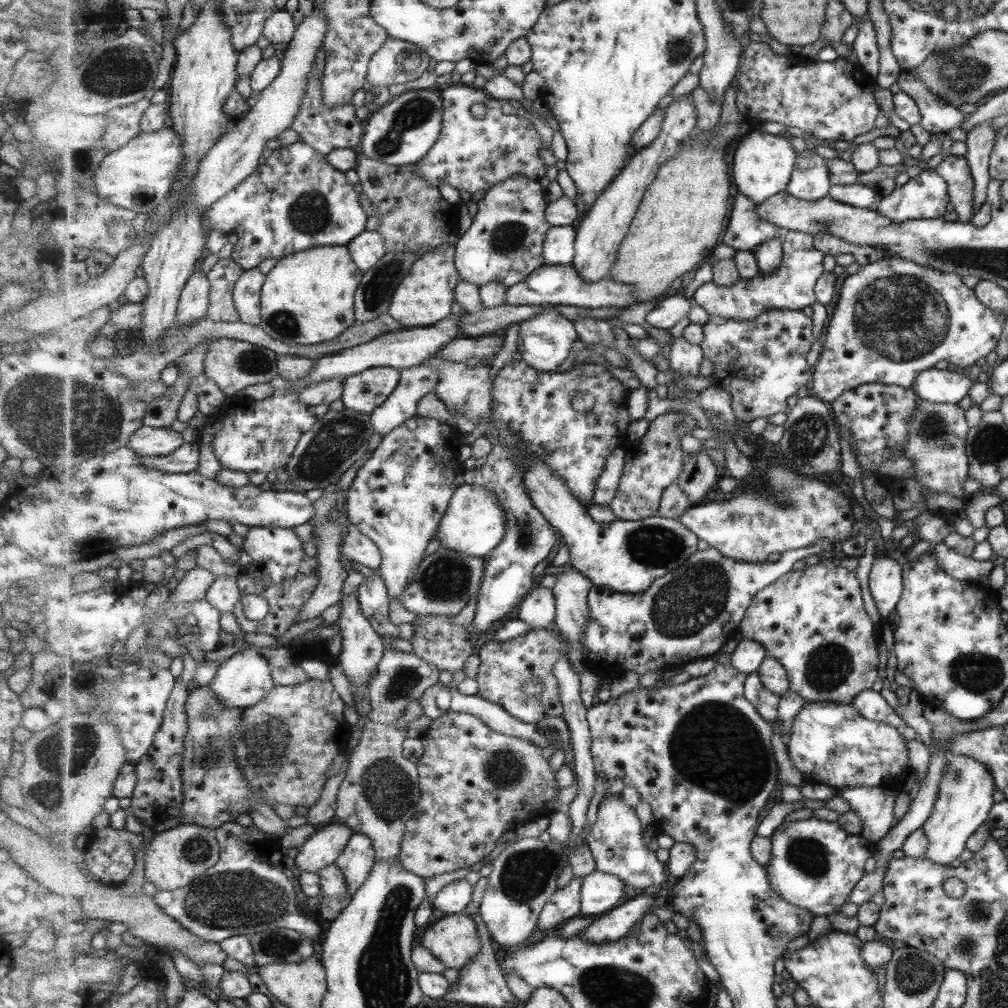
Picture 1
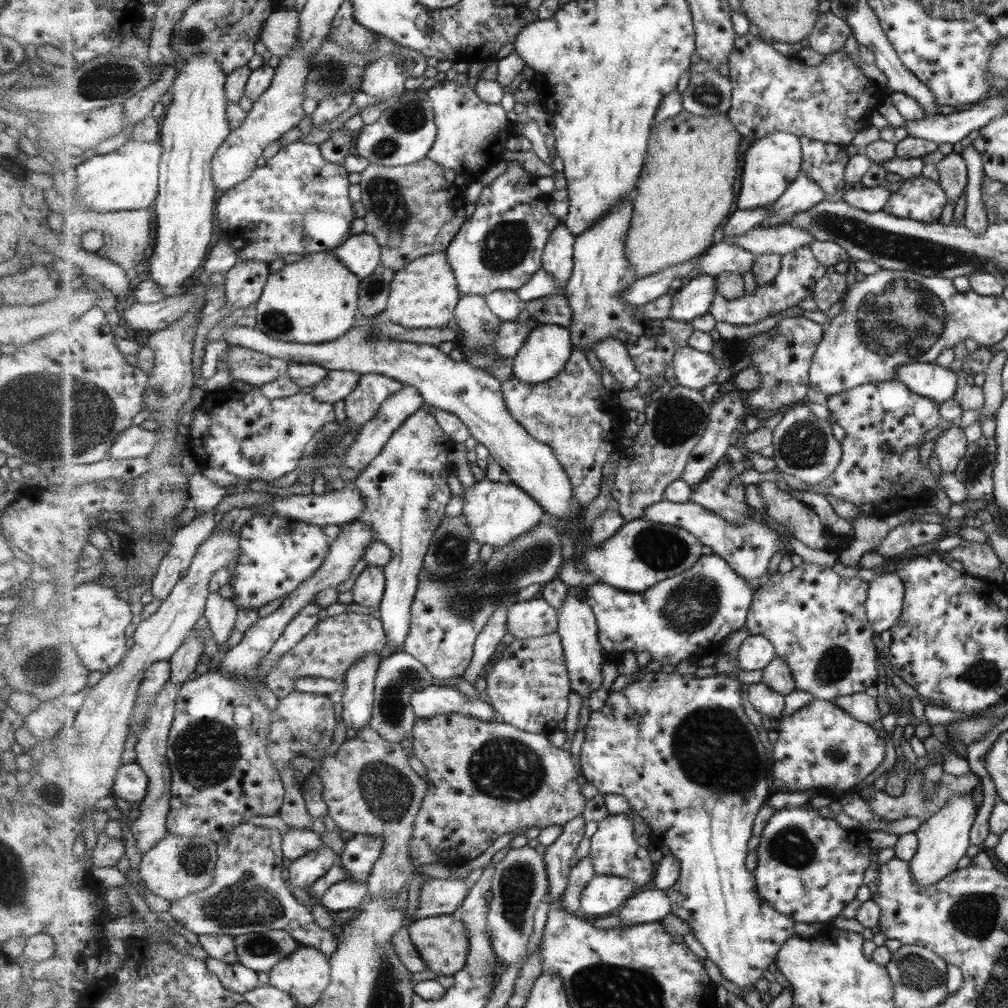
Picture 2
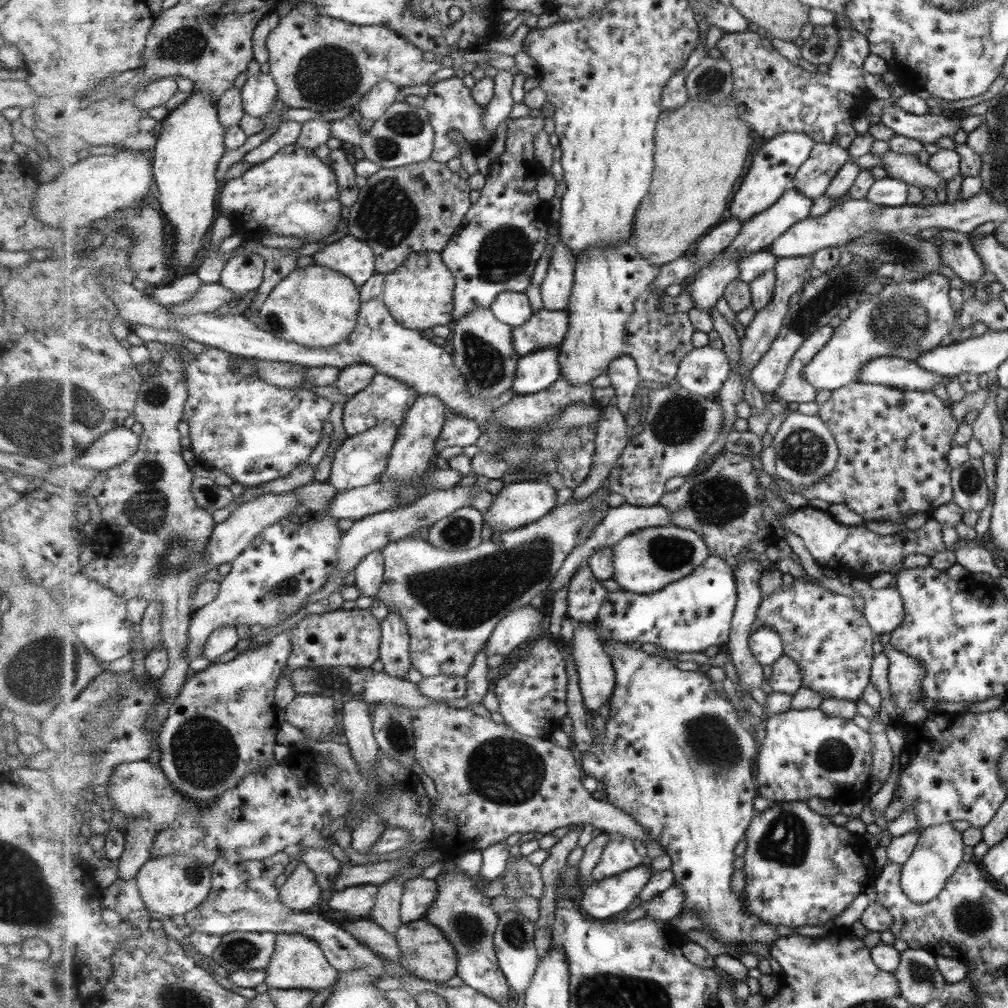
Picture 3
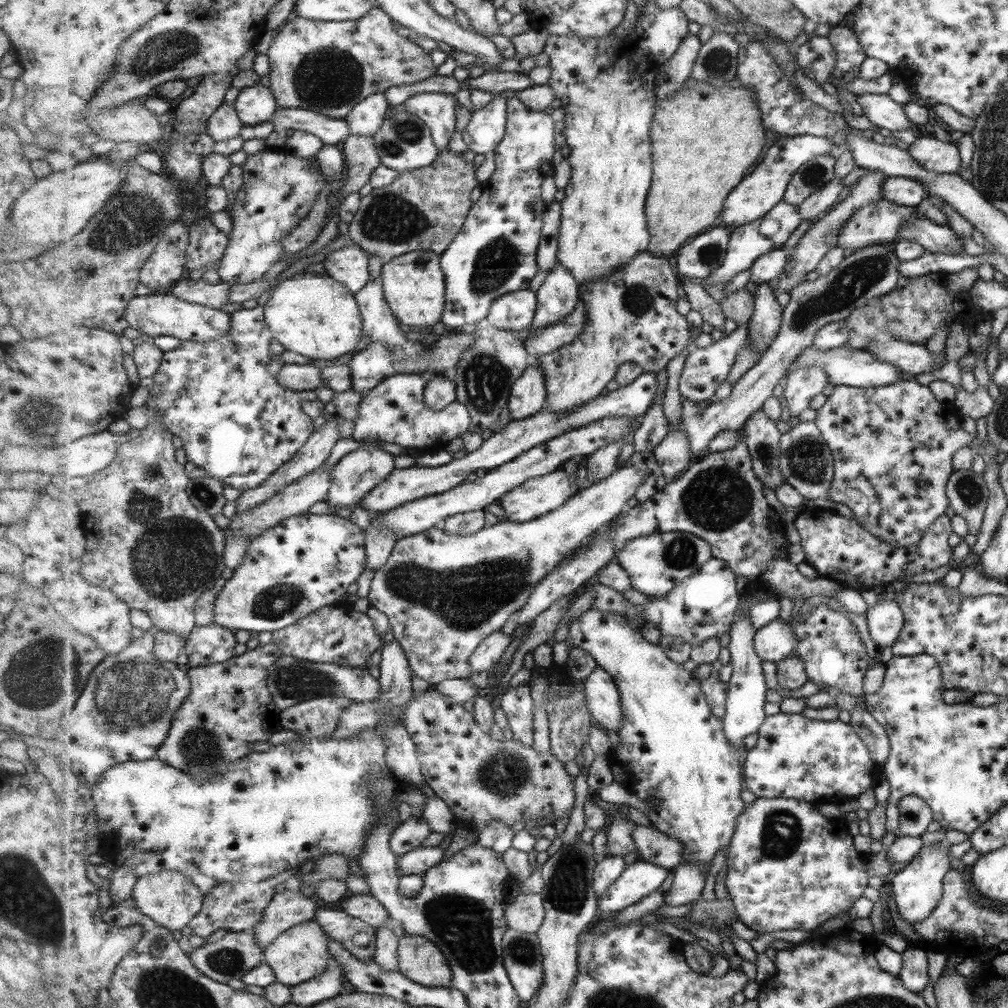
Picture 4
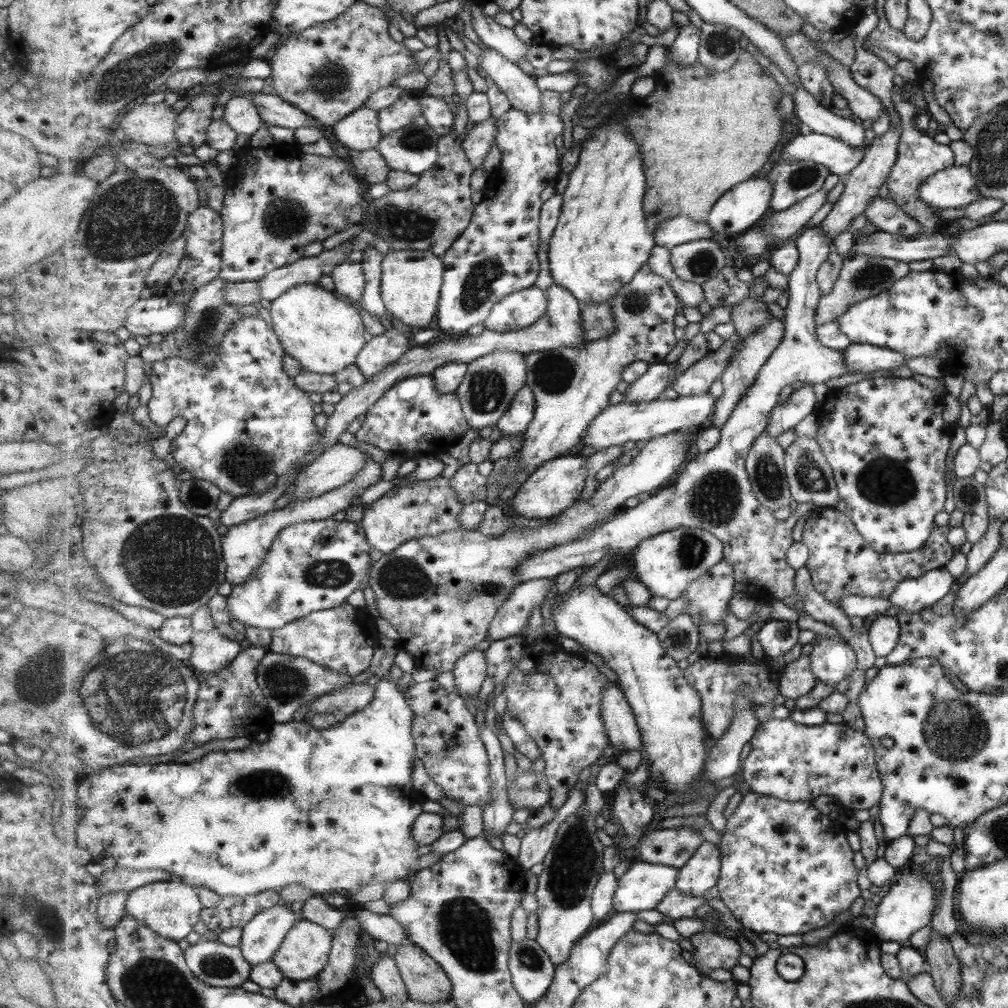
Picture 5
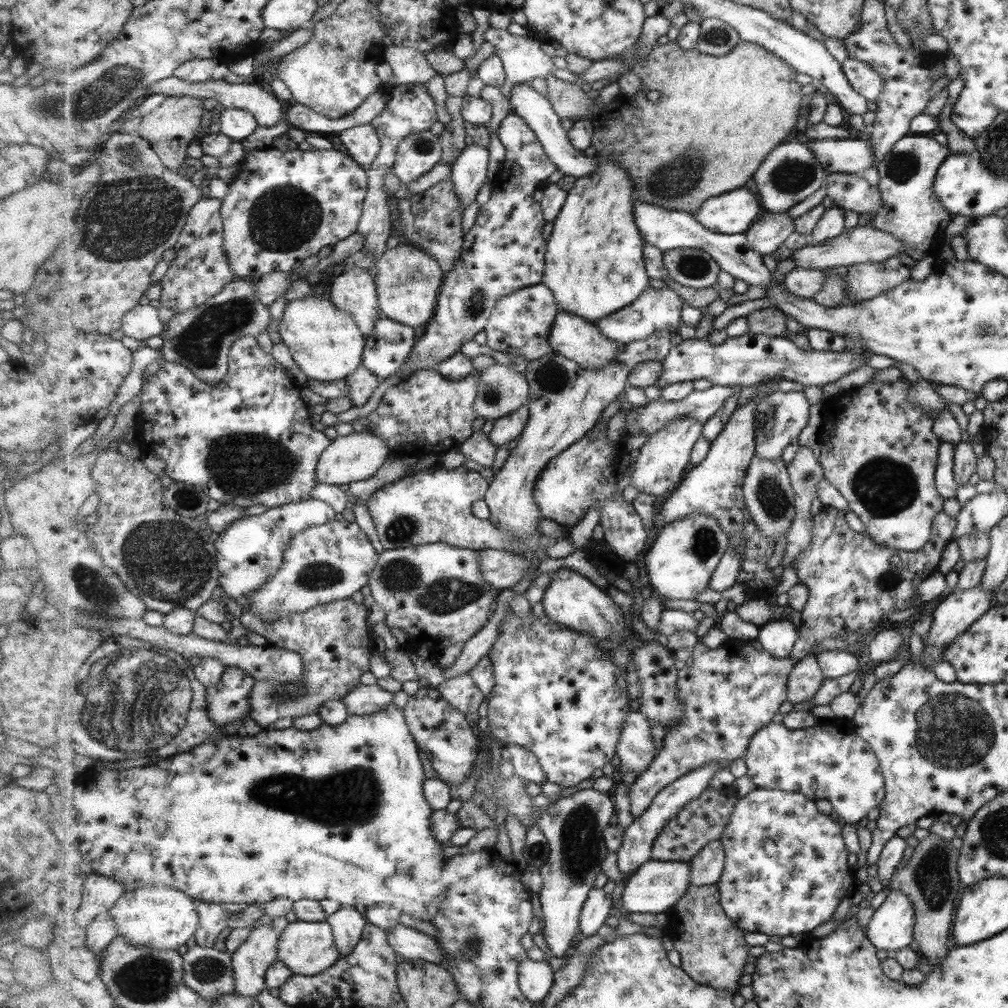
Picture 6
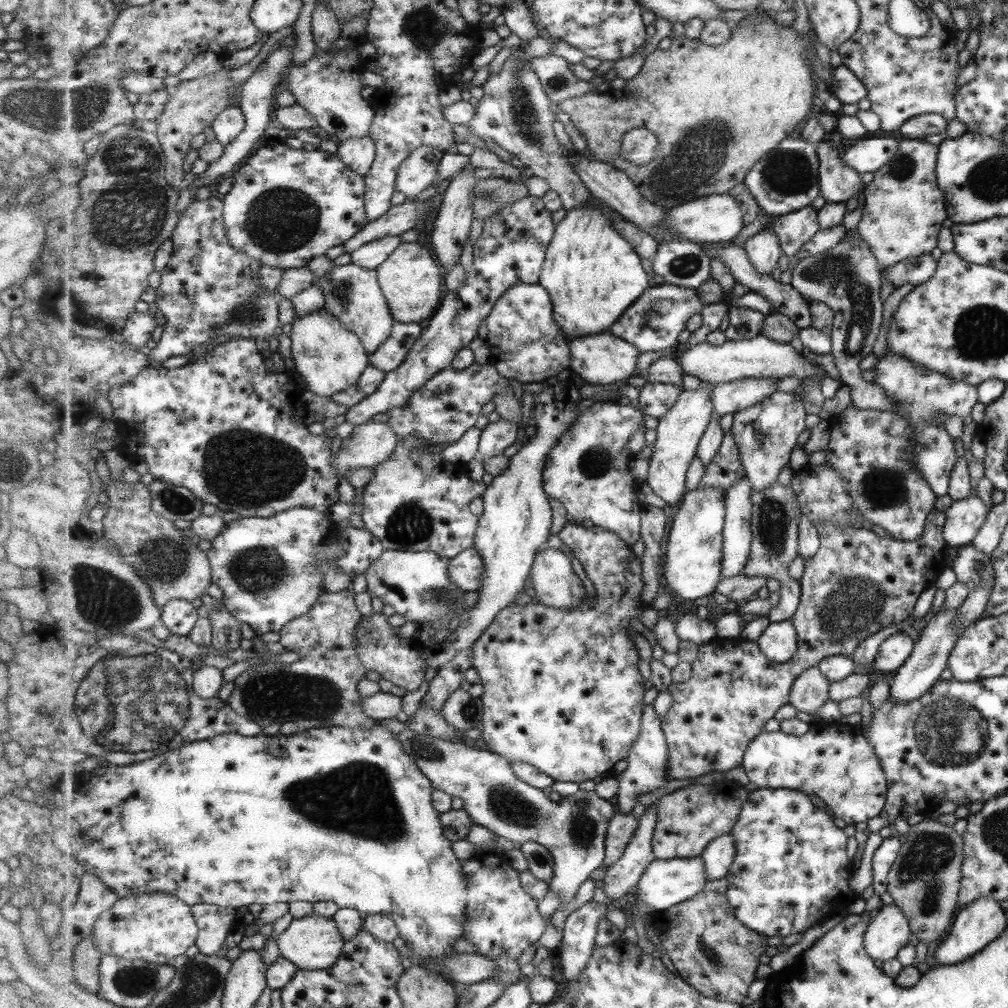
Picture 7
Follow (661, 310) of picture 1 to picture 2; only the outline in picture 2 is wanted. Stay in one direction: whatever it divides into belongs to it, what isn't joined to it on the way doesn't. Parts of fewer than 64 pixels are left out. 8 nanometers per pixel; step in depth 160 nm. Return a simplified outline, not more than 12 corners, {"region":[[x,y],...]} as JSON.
{"region":[[698,274],[674,292],[670,322],[711,313],[715,278]]}

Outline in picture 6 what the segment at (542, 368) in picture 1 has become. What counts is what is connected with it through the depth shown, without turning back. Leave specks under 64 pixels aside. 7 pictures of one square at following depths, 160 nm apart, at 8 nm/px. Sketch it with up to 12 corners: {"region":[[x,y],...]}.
{"region":[[526,403],[497,419],[488,434],[498,447],[516,443],[530,410]]}

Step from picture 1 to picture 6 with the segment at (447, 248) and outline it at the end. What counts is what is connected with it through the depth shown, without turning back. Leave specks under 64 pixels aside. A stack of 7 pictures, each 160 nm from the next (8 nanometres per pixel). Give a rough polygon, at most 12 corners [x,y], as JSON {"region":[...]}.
{"region":[[400,243],[375,277],[384,316],[413,328],[432,321],[446,274]]}

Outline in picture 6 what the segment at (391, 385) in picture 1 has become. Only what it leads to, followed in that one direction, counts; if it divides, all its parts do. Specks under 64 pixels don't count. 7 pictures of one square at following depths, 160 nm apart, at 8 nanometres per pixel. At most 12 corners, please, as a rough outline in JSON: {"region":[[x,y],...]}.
{"region":[[420,370],[386,389],[365,430],[399,457],[475,434],[480,376]]}

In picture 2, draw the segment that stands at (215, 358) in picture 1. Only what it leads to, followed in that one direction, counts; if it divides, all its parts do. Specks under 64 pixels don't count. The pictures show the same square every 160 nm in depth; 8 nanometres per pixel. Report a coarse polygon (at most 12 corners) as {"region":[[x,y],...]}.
{"region":[[230,346],[231,376],[253,388],[286,376],[290,361]]}

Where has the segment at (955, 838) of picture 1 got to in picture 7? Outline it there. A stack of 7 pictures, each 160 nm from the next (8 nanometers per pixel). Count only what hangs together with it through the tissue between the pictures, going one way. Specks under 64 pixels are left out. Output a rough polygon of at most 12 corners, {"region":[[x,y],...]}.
{"region":[[881,906],[867,925],[864,945],[879,962],[907,944],[906,915]]}

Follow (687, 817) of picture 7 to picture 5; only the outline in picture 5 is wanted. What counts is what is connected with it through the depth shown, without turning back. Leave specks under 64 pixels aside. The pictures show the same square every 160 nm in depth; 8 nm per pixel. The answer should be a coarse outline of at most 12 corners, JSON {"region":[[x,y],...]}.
{"region":[[690,826],[641,839],[643,861],[680,869],[704,842]]}

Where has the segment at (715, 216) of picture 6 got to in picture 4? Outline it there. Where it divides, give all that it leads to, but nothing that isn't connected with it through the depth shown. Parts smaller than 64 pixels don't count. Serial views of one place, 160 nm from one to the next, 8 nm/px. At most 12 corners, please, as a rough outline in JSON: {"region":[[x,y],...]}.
{"region":[[779,137],[726,198],[721,224],[764,218],[793,174],[841,146],[827,137]]}

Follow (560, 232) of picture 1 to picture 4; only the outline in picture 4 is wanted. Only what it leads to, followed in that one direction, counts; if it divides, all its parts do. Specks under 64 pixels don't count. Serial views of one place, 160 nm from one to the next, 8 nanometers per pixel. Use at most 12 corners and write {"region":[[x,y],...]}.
{"region":[[562,264],[549,271],[536,293],[538,310],[524,344],[551,322],[573,315],[580,284]]}

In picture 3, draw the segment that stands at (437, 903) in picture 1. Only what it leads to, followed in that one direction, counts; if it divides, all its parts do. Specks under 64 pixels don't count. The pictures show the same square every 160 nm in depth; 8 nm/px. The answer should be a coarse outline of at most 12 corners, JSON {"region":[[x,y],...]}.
{"region":[[435,879],[404,884],[401,922],[423,919],[437,898]]}

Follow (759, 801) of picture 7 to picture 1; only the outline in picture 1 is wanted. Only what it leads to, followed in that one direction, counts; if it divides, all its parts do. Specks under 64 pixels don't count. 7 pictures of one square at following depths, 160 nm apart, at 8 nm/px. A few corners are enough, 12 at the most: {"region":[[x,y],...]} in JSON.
{"region":[[815,817],[771,836],[765,867],[789,904],[826,917],[872,856],[862,833]]}

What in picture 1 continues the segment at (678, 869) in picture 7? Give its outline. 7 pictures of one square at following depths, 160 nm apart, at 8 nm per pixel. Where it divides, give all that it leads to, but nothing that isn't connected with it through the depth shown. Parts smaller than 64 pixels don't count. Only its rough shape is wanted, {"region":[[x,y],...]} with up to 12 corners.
{"region":[[584,877],[581,915],[602,916],[630,894],[622,878]]}

